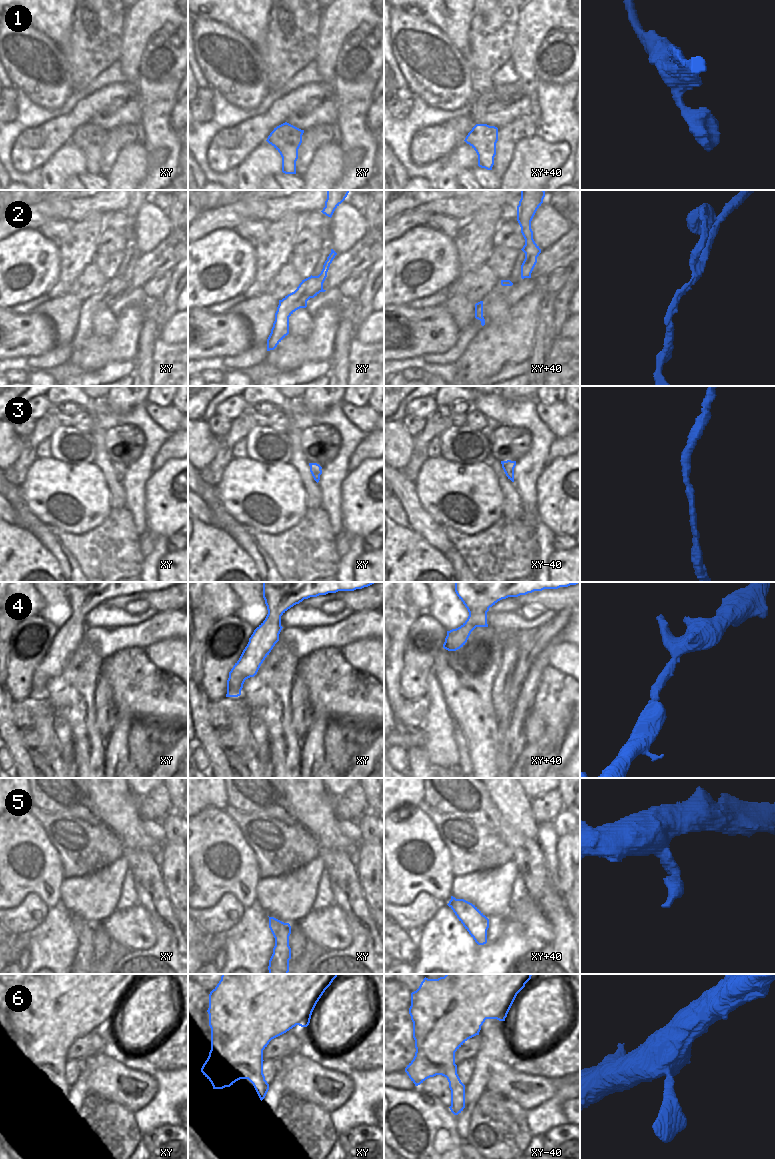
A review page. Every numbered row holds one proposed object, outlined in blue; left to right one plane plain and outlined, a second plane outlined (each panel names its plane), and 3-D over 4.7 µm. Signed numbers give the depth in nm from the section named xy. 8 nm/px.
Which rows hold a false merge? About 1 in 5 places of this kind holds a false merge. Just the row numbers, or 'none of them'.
1.

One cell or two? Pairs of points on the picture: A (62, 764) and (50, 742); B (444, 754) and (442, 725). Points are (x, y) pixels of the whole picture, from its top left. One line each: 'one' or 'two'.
A: two
B: one

